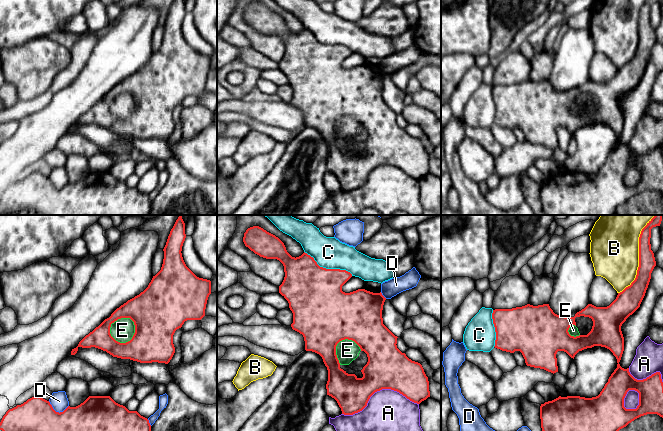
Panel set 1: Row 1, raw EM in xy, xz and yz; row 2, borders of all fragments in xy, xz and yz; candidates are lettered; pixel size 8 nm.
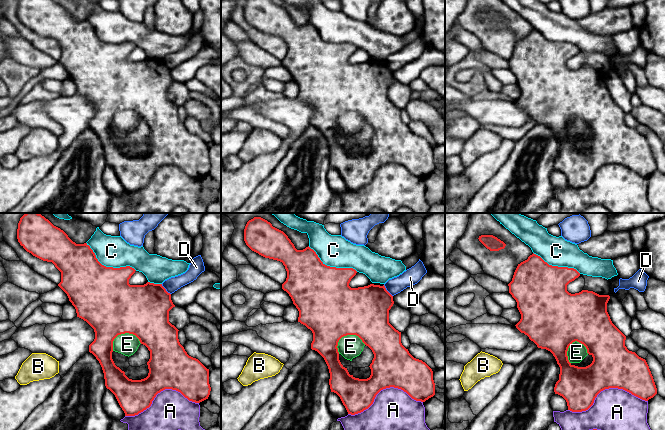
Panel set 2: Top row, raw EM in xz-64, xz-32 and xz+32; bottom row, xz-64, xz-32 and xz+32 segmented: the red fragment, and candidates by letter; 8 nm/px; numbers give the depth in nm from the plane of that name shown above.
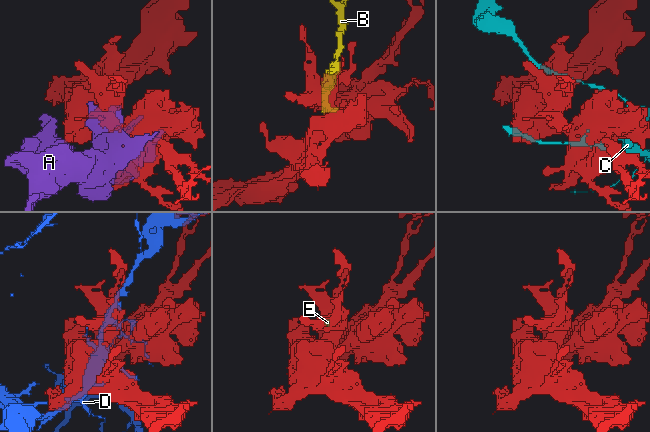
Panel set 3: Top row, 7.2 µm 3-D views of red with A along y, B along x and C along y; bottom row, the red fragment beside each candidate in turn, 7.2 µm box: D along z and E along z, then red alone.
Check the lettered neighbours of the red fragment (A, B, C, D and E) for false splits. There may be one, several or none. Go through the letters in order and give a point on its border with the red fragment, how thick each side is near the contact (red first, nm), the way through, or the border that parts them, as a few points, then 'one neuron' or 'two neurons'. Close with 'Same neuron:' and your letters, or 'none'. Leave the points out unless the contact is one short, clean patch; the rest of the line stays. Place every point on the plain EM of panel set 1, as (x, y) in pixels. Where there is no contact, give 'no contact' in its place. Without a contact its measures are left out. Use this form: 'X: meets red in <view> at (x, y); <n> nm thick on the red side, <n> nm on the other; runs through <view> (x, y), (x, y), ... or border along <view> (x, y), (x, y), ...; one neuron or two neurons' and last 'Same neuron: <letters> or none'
A: meets red in xz at (378, 166); 340 nm thick on the red side, 380 nm on the other; two neurons
B: meets red in yz at (639, 36); 150 nm thick on the red side, 400 nm on the other; two neurons
C: meets red in xz at (328, 45); 440 nm thick on the red side, 240 nm on the other; two neurons
D: meets red in xy at (57, 188); 500 nm thick on the red side, 140 nm on the other; two neurons
E: meets red in xy at (134, 109); 420 nm thick on the red side, 190 nm on the other; runs through xy (157, 88), (134, 109), (122, 106); one neuron
Same neuron: E

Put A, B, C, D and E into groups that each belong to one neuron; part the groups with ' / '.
A / B / C / D / E

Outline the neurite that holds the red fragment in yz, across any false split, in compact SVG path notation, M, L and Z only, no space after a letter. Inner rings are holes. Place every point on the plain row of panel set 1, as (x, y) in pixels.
M647 0L642 5L639 13L639 43L636 54L630 62L618 69L609 82L596 83L588 80L574 93L555 90L549 80L538 82L527 80L512 85L493 86L492 95L496 108L494 123L510 129L520 127L527 142L544 145L554 150L558 148L556 134L558 127L564 127L574 135L579 127L594 122L609 125L617 135L617 144L598 172L592 174L559 172L541 180L541 204L545 215L615 215L620 205L641 192L657 190L663 194L663 158L660 148L646 155L637 156L630 150L629 144L624 145L619 140L624 127L621 102L640 83L651 55L651 49L656 42L650 20L651 5L656 2L660 0ZM580 92L589 93L593 97L592 105L587 111L581 111L576 103L575 94ZM629 166L639 169L639 181L636 185L624 183L624 174Z

